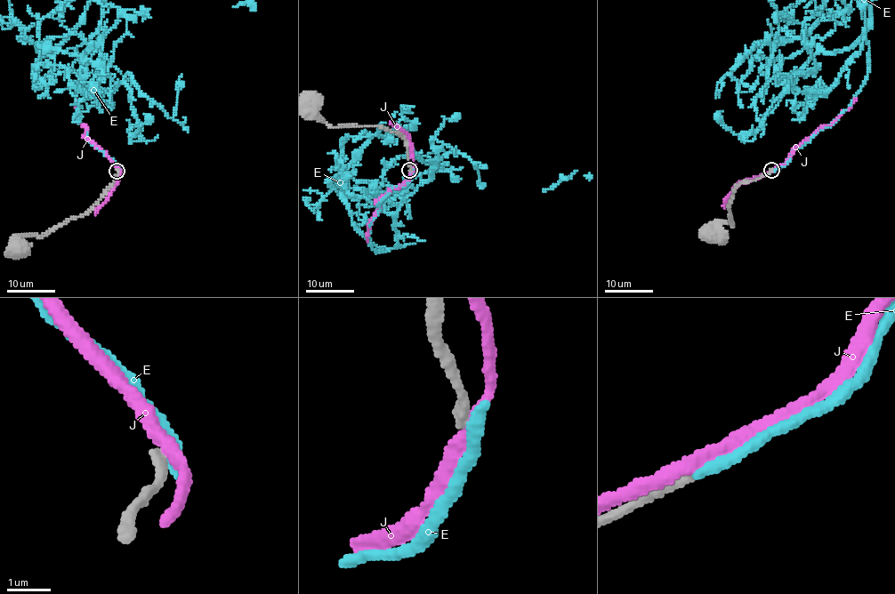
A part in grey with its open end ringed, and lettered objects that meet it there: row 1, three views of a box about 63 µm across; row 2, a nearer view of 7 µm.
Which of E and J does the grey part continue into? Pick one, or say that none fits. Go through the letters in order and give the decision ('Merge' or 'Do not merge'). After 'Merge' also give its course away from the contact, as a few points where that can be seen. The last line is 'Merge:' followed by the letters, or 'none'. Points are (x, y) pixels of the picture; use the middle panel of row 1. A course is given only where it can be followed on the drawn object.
E: Do not merge
J: Do not merge
Merge: none

